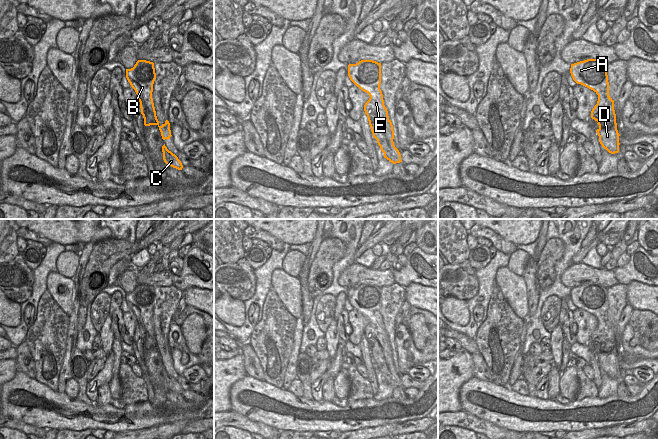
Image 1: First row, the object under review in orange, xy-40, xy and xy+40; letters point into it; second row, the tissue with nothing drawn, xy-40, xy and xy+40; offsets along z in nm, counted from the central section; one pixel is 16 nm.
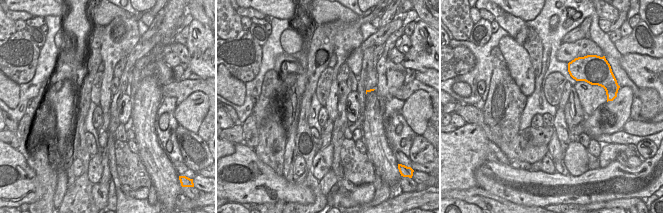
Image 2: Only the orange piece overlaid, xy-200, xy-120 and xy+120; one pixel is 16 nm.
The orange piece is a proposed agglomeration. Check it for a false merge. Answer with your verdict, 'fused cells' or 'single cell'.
single cell

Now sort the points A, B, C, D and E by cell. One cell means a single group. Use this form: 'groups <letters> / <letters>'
groups A B C D E

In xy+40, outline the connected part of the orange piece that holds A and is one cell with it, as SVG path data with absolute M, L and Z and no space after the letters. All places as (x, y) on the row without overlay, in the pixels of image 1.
M587 283L571 288L570 297L577 308L581 308L598 319L591 342L597 345L599 366L609 377L619 376L619 360L614 334L614 324L609 320L607 288L598 283Z

